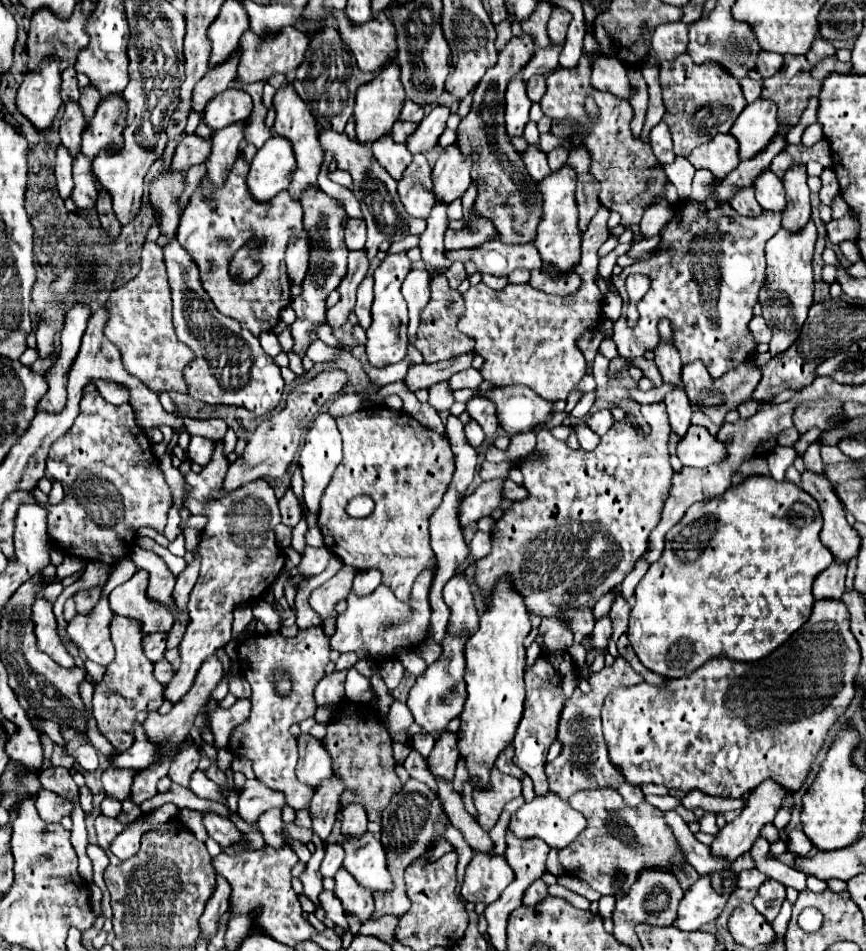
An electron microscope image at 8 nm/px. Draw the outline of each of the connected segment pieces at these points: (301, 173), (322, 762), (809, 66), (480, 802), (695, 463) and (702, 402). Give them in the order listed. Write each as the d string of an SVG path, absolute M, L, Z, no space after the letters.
M288 83L288 87L278 89L276 97L274 97L274 107L276 107L276 121L272 131L276 135L286 137L292 143L294 155L296 155L296 173L288 185L288 193L292 199L300 201L300 193L304 193L304 189L308 187L318 187L318 173L320 167L324 163L324 149L320 149L320 139L318 139L318 123L314 119L314 115L310 113L308 105L298 97L298 93L294 91L292 83Z
M300 735L298 737L298 753L300 753L300 759L298 759L298 767L296 767L296 777L312 787L312 789L318 789L318 785L332 777L332 761L330 761L330 755L324 747L322 741L316 741L314 737L310 735Z
M816 39L812 49L810 49L810 53L800 55L800 57L784 59L784 69L774 77L764 79L760 97L770 99L770 101L776 103L776 107L778 107L778 123L780 125L788 125L788 127L798 125L802 111L808 107L808 99L818 97L818 93L820 93L820 83L812 79L810 71L816 67L818 61L822 61L824 57L830 57L830 55L836 55L836 49L832 47L832 43L826 41L826 39Z
M494 767L492 773L490 773L490 787L474 791L474 803L476 803L476 809L480 813L478 825L484 831L490 831L496 825L496 821L498 821L504 805L510 799L518 797L520 789L522 789L522 785L520 785L520 781L516 777L502 775Z
M692 425L688 433L678 439L678 459L686 467L706 467L726 459L724 445L708 433L706 427Z
M694 361L694 363L688 363L682 367L682 385L690 399L690 407L694 411L702 411L704 415L708 415L716 425L724 423L724 415L728 411L738 409L744 401L750 399L756 385L760 383L760 377L762 377L762 371L752 363L748 363L748 365L744 363L740 369L732 369L730 373L726 373L720 379L712 379L708 375L708 369L704 369L702 361Z

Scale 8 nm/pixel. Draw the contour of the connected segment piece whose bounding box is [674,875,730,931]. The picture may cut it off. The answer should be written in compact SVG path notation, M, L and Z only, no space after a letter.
M702 875L688 893L684 893L684 899L680 901L676 927L682 931L698 931L702 925L714 921L720 911L724 909L726 901L730 897L730 881L726 881L726 893L718 895L712 885L710 877Z

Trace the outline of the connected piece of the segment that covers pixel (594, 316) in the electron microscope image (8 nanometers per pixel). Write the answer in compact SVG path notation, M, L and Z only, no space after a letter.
M600 207L588 229L582 233L582 259L576 267L576 273L582 277L582 287L576 295L570 297L556 297L536 291L534 287L526 285L506 285L500 291L478 283L464 293L464 313L458 319L458 329L474 339L474 351L484 359L480 373L486 381L500 381L500 385L522 383L534 389L540 397L548 401L564 401L568 393L578 385L578 381L586 375L586 359L582 351L576 347L576 339L590 327L596 327L602 321L602 293L596 285L598 273L598 249L608 239L608 221L610 211Z

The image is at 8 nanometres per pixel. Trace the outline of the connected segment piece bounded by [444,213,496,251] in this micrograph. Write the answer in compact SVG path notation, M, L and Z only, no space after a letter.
M472 213L468 229L460 229L460 231L448 229L446 239L444 239L444 249L446 251L456 251L456 249L478 247L478 245L486 243L488 239L492 239L494 235L496 235L496 229L492 229L492 223L482 219L482 217L476 217Z

